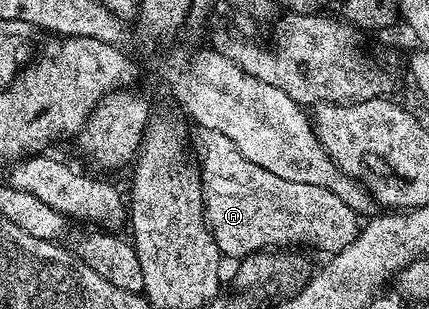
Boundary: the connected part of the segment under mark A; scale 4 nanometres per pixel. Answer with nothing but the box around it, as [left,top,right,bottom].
[199,131,362,259]

